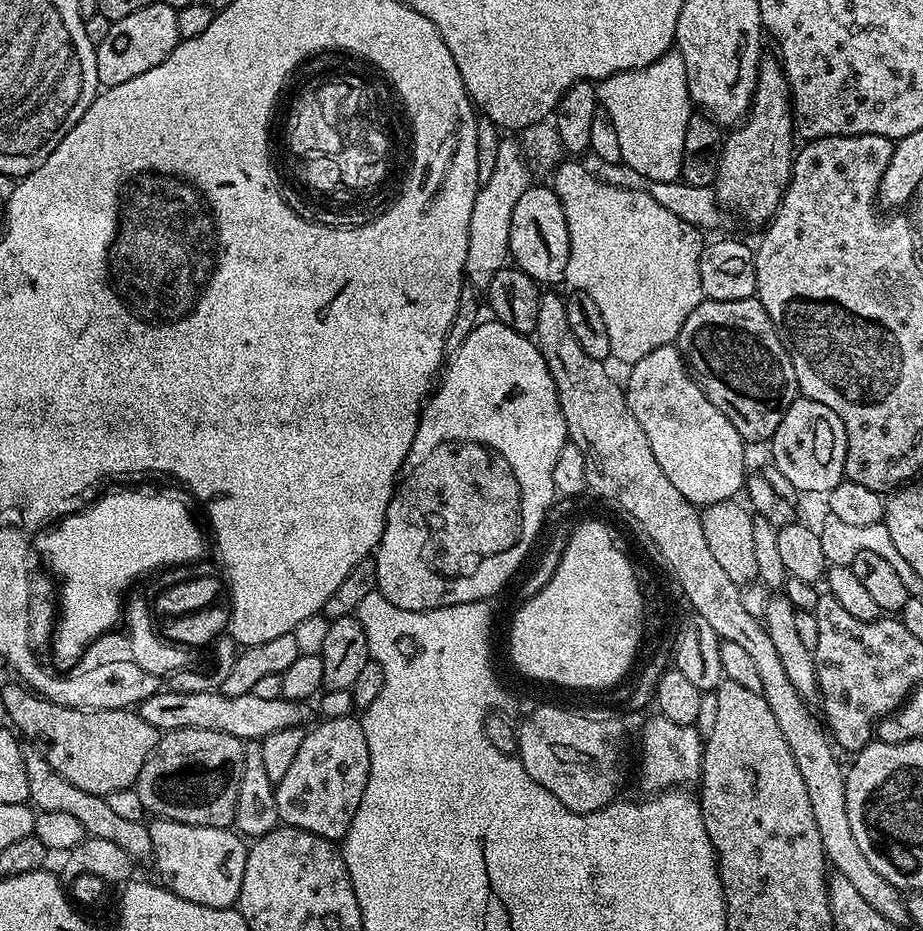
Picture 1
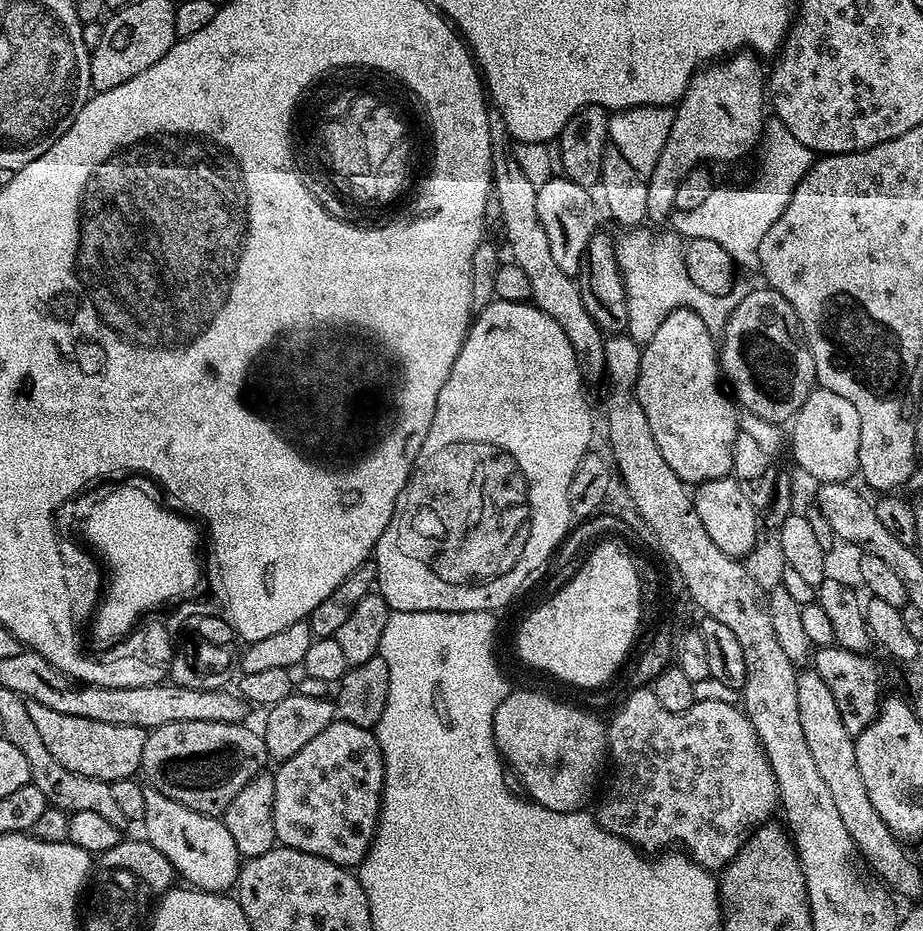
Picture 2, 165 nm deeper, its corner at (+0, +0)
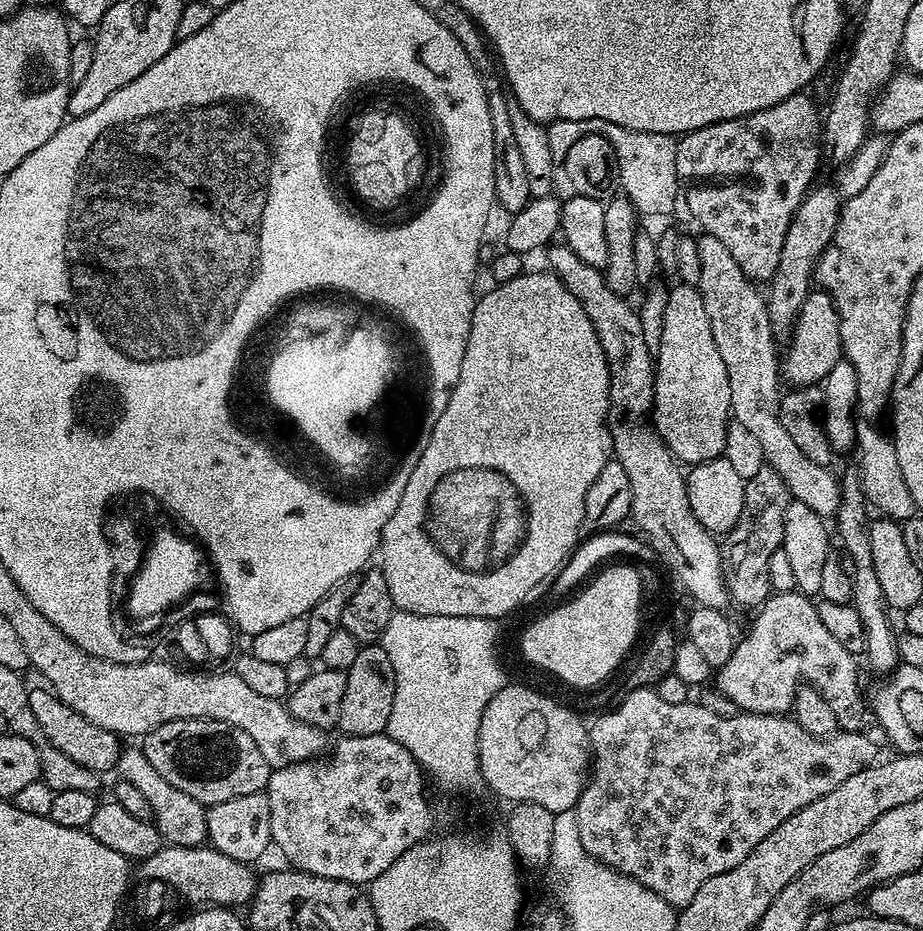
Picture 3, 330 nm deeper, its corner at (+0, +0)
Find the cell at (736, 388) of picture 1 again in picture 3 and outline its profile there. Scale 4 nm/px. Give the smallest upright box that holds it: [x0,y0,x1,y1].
[778,292,842,390]

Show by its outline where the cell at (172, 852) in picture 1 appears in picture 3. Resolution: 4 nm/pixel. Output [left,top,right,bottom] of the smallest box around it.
[115,747,207,848]

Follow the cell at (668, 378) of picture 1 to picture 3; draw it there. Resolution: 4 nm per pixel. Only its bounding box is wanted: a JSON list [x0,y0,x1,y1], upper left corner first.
[651,282,732,466]

